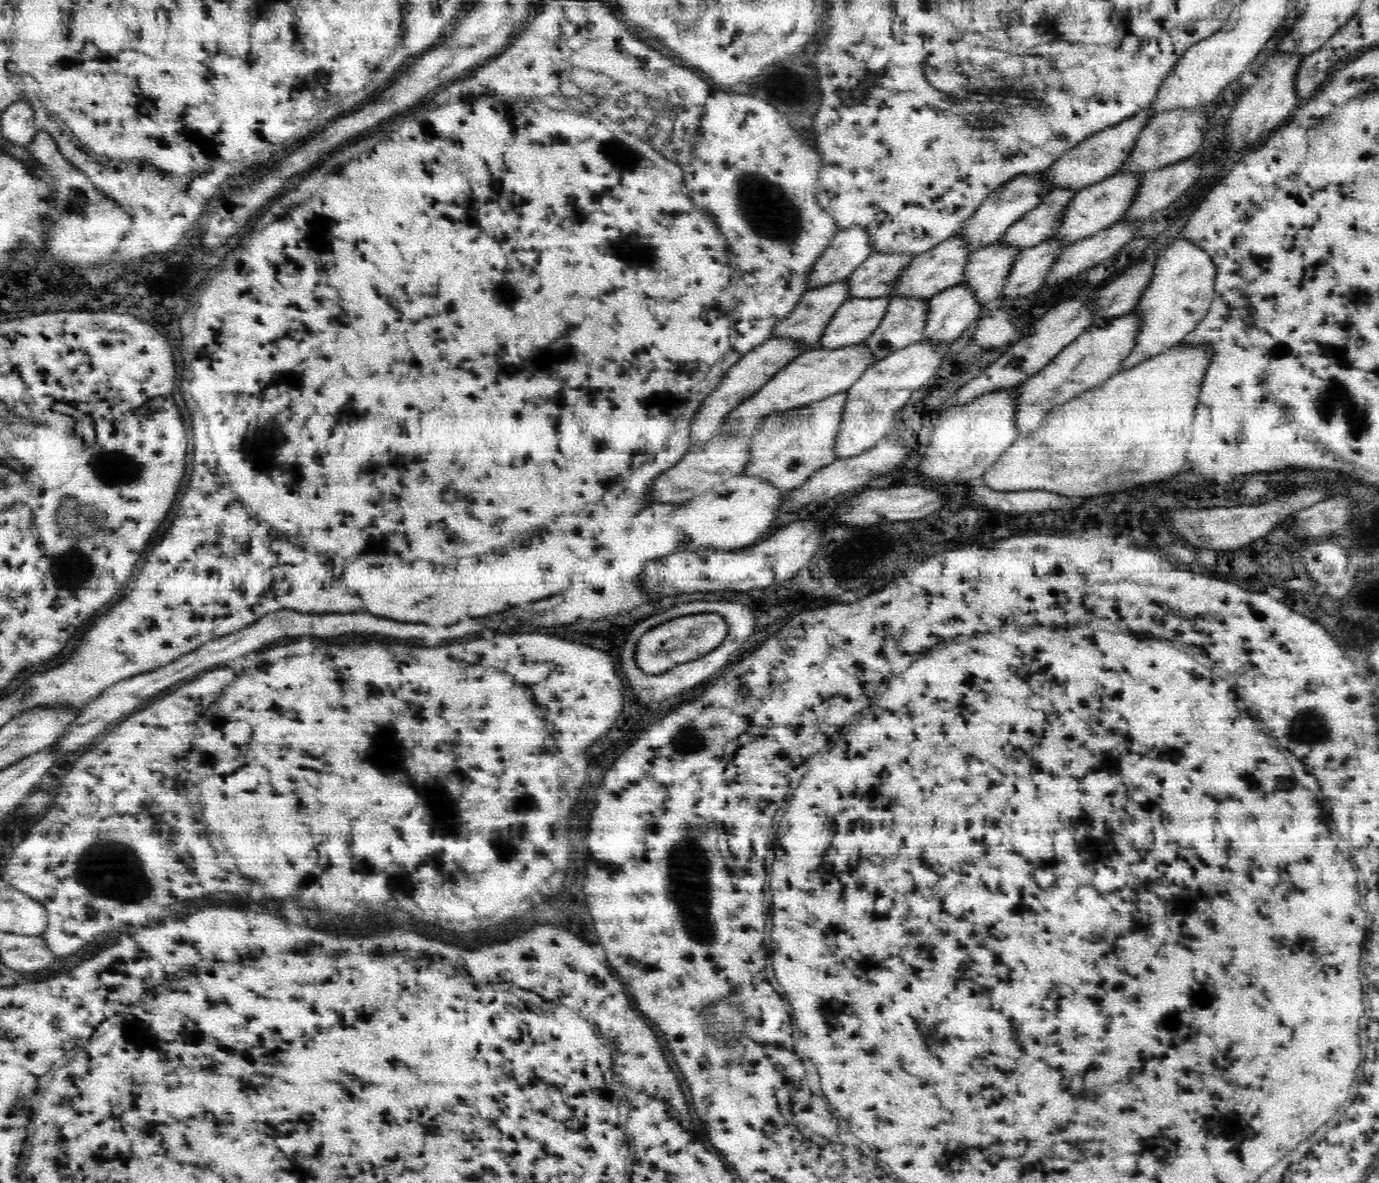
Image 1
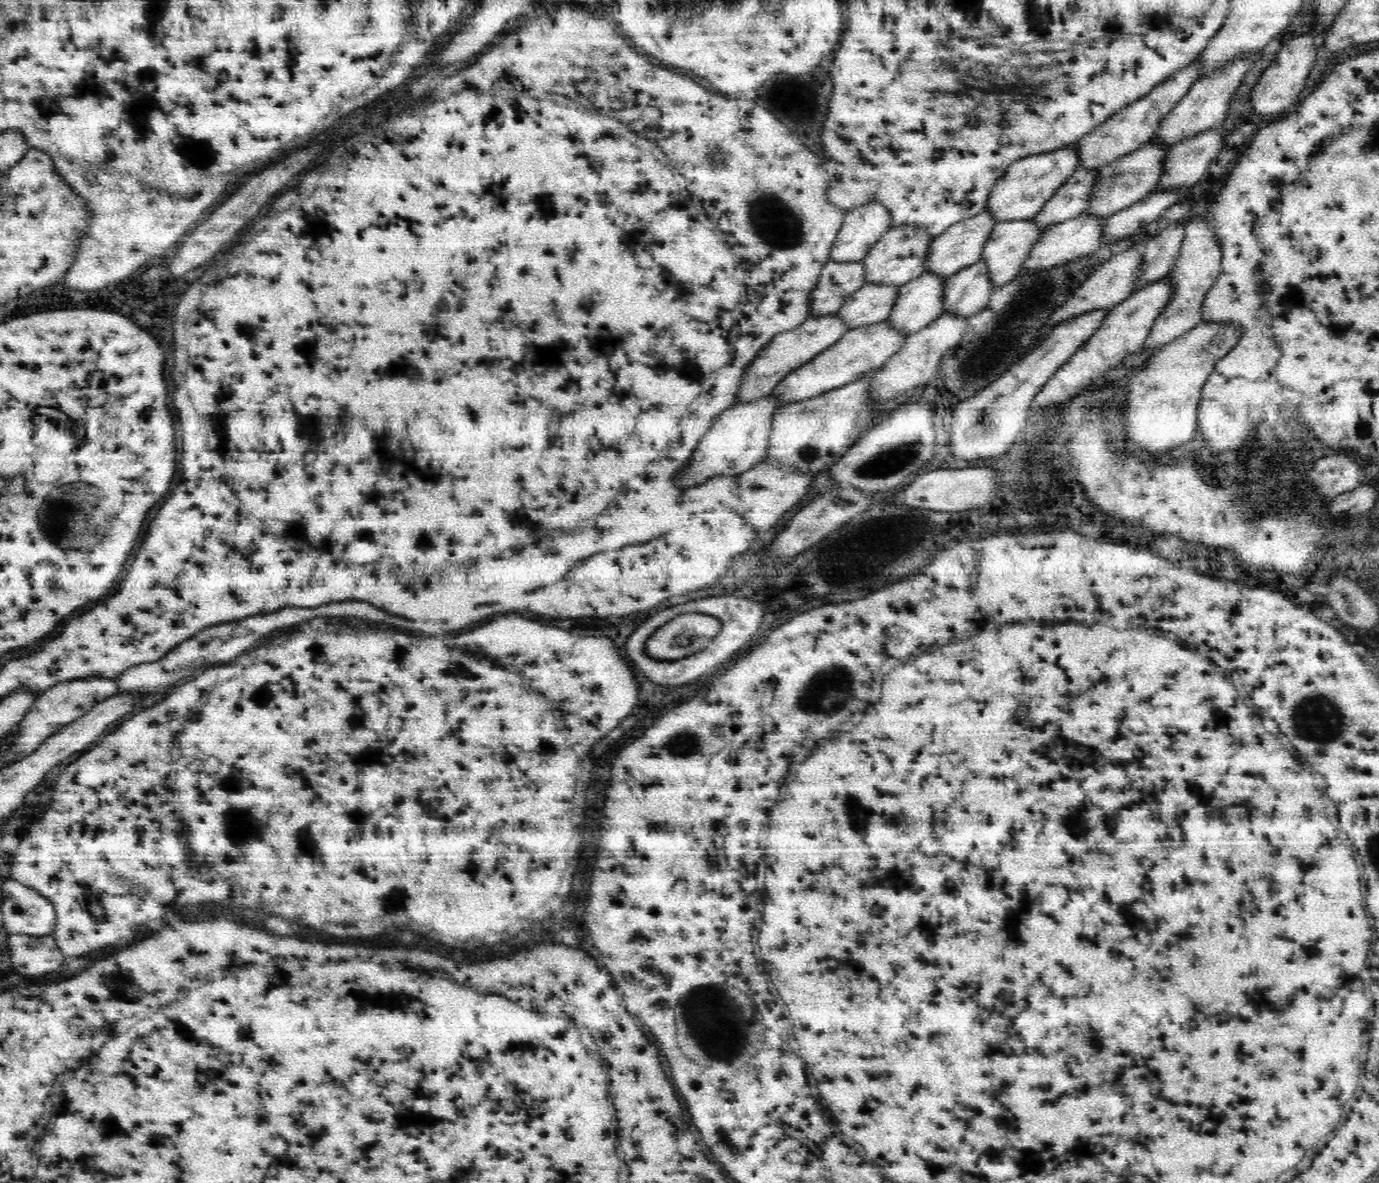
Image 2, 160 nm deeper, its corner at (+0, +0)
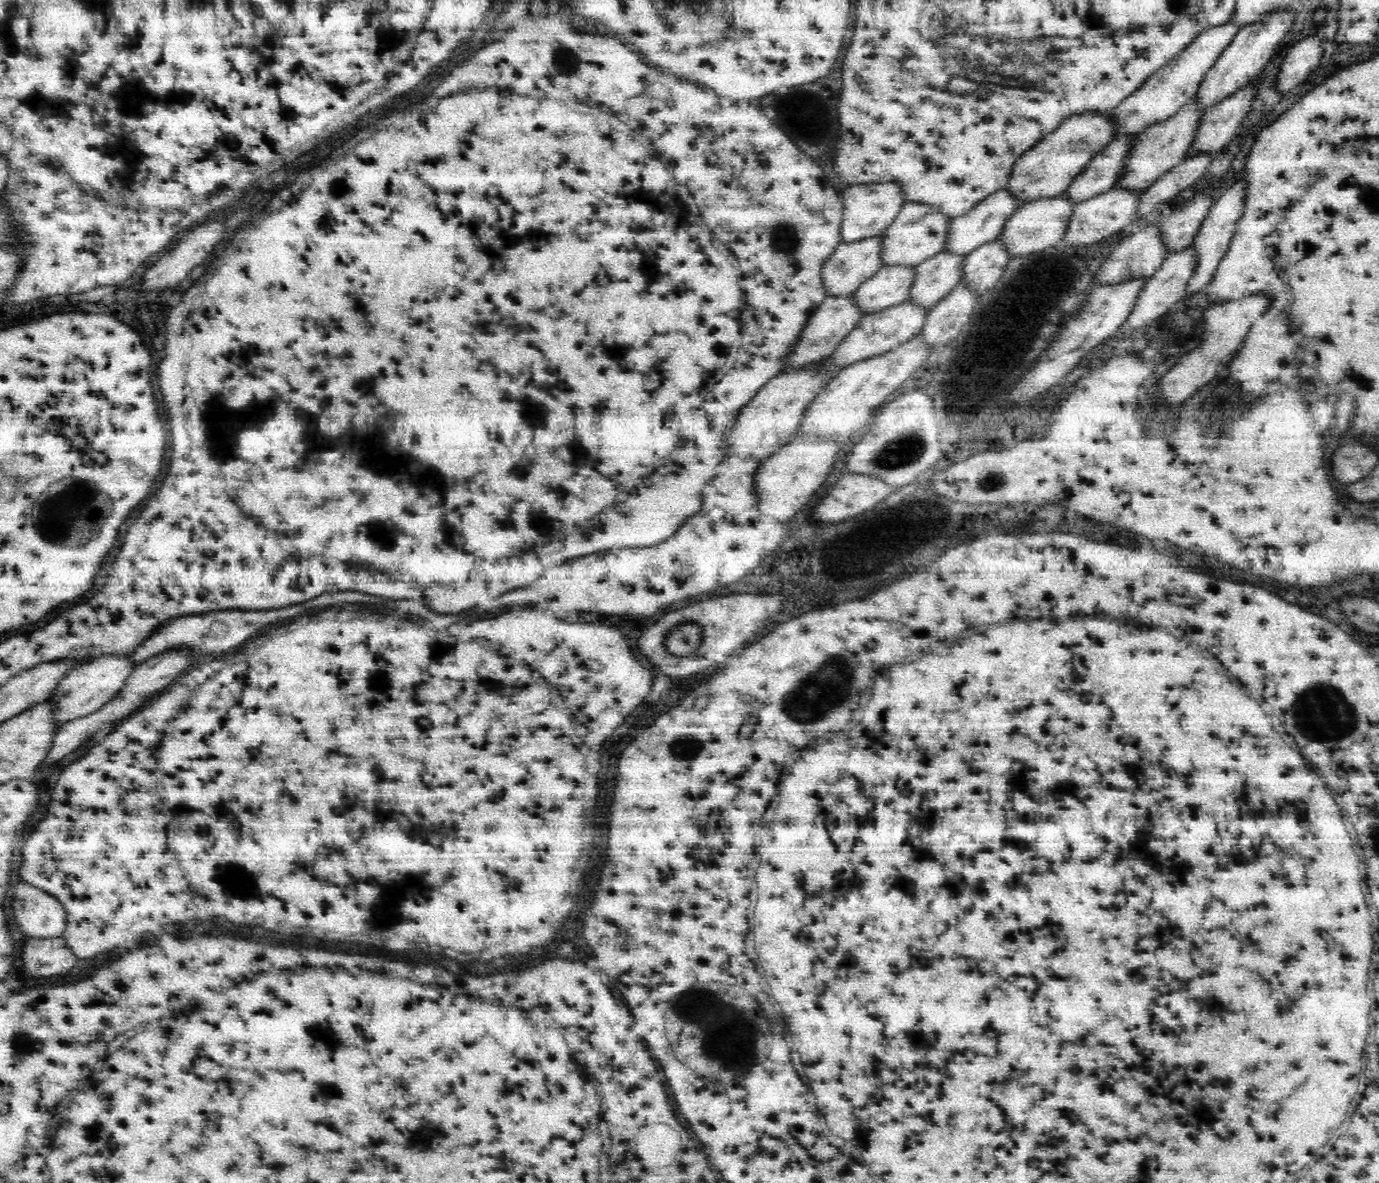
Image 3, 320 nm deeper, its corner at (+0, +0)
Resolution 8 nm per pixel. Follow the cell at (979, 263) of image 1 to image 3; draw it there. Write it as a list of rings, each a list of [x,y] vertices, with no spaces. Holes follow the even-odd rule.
[[[1066,193],[1052,198],[1038,199],[1020,206],[1016,213],[1008,218],[1008,222],[1004,224],[1004,228],[1000,232],[1002,243],[1006,245],[1010,258],[1040,252],[1049,246],[1061,245],[1076,206],[1074,201],[1070,201],[1066,197]]]

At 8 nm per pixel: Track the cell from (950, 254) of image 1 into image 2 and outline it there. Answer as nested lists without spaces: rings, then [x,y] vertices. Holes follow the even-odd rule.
[[[986,207],[975,217],[950,226],[948,230],[942,232],[942,235],[933,238],[930,250],[928,250],[928,256],[926,256],[924,271],[932,271],[936,275],[947,278],[947,276],[958,272],[958,269],[966,268],[966,265],[978,262],[978,260],[982,259],[982,248],[984,248],[987,238],[990,238],[996,224],[992,211]]]

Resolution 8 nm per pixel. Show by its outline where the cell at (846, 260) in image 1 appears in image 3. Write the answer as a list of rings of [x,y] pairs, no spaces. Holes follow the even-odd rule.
[[[896,182],[855,184],[844,190],[844,218],[840,242],[853,243],[882,234],[896,218],[904,202],[902,187]]]

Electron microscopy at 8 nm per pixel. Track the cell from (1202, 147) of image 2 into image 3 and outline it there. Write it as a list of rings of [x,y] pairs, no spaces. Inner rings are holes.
[[[1256,79],[1250,81],[1246,86],[1239,88],[1232,96],[1222,99],[1217,102],[1213,107],[1207,108],[1201,115],[1198,122],[1198,130],[1196,130],[1196,138],[1192,144],[1192,150],[1188,152],[1187,157],[1194,153],[1212,153],[1218,154],[1226,149],[1228,143],[1235,138],[1236,131],[1239,130],[1242,122],[1246,120],[1246,116],[1251,112],[1252,102],[1256,96]]]

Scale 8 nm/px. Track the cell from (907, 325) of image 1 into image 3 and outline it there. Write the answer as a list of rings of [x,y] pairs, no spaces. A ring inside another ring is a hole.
[[[942,250],[917,264],[908,299],[922,305],[926,312],[932,310],[962,280],[964,258],[964,255]]]

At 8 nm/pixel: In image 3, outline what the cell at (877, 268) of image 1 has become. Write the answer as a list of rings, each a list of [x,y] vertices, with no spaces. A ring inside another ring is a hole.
[[[905,202],[894,222],[882,233],[882,265],[910,265],[916,267],[944,249],[951,218],[930,203]]]

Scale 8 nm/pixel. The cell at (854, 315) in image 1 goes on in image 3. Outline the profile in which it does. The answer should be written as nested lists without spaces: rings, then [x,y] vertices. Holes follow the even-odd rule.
[[[882,265],[852,294],[862,314],[886,310],[910,296],[916,278],[916,267],[910,265]]]

